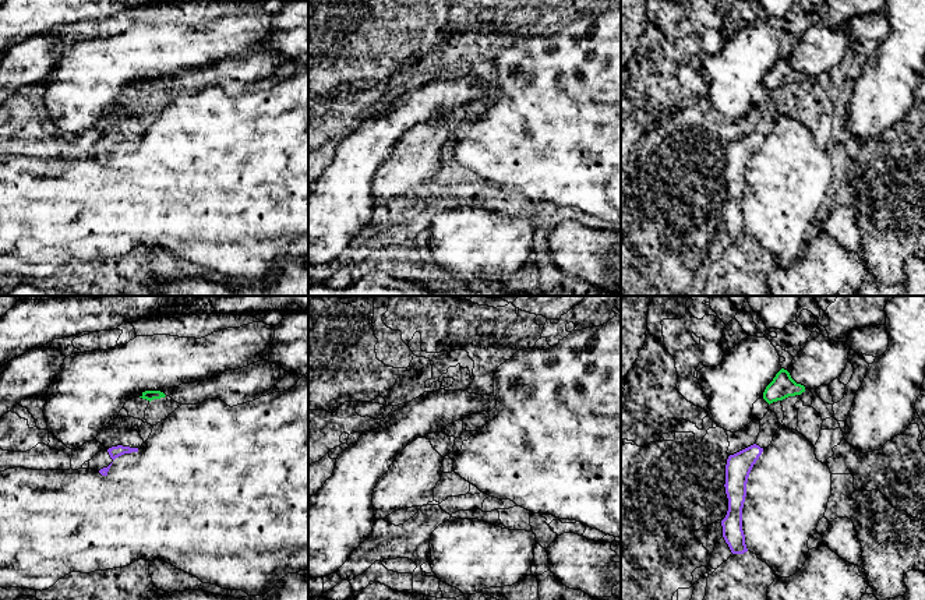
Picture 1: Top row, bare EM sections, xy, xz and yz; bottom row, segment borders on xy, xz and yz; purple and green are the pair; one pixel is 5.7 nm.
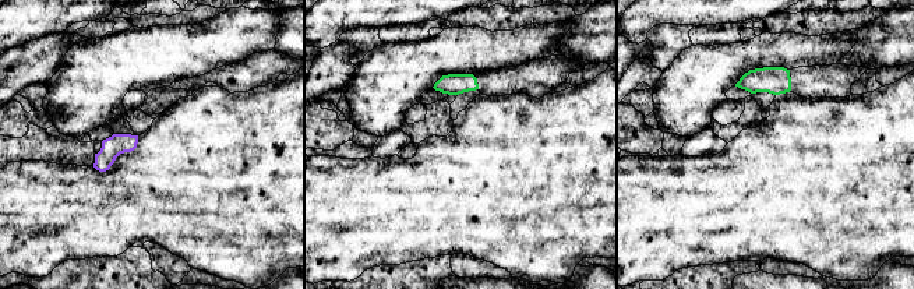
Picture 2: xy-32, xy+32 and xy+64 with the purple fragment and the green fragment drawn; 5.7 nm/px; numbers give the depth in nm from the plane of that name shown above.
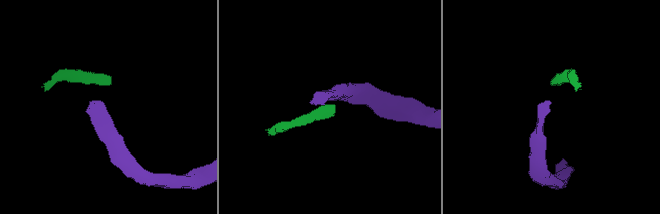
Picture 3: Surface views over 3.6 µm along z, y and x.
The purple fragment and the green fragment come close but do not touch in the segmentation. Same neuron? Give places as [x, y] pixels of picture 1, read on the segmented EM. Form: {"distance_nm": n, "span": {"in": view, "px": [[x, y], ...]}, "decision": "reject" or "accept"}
{"distance_nm": 240, "span": {"in": "yz", "px": [[755, 444], [769, 403]]}, "decision": "reject"}

